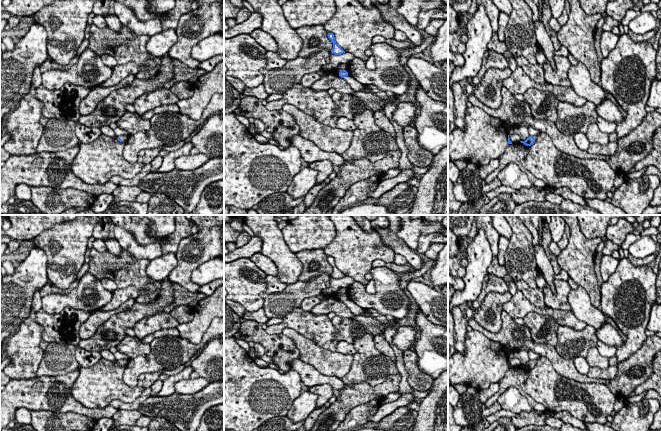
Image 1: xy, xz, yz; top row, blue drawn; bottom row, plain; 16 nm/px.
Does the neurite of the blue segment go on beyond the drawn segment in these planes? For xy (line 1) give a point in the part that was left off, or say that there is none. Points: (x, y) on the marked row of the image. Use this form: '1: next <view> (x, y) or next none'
1: next xy (124, 138)

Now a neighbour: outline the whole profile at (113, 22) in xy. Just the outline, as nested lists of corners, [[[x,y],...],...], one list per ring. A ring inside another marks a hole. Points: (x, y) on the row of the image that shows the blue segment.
[[[111,11],[109,15],[103,15],[103,17],[110,29],[112,29],[115,32],[120,31],[122,24],[117,15],[113,11]]]

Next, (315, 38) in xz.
[[[324,25],[302,26],[295,30],[303,40],[298,57],[309,57],[322,50],[331,52],[333,43],[328,38],[328,31],[325,30]]]

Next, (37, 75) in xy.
[[[35,67],[33,76],[32,76],[32,84],[37,89],[42,84],[42,73],[40,71],[40,67]]]

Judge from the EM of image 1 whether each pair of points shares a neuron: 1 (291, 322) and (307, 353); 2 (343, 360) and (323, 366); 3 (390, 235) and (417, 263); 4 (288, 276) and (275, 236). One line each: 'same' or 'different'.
1: different
2: same
3: same
4: same

